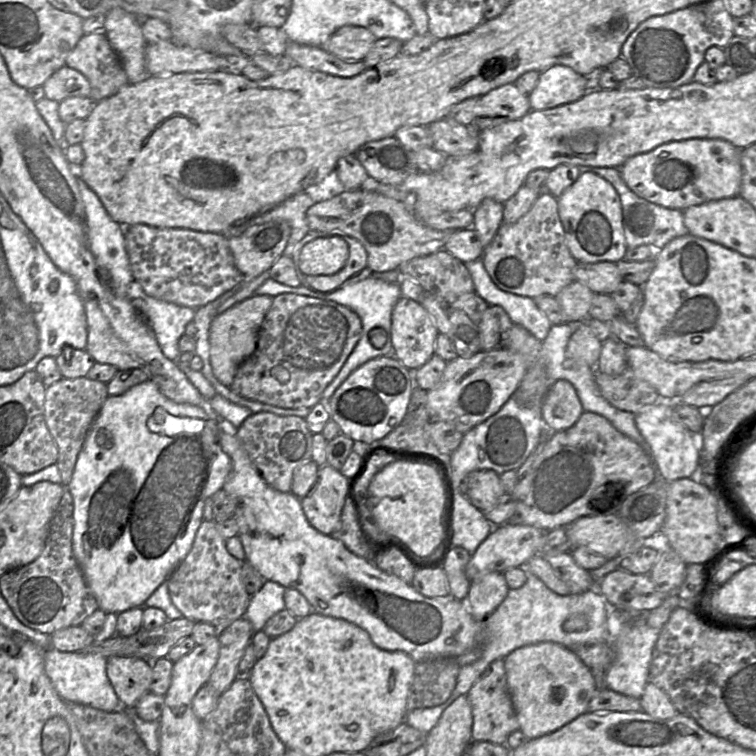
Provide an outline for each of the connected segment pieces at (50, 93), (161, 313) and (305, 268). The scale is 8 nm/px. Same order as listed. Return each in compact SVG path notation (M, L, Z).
M63 66L56 70L42 85L44 97L60 103L66 98L88 97L90 84L79 71Z
M145 296L145 319L153 329L162 353L169 360L178 361L178 342L188 323L192 322L195 309Z
M339 234L318 237L303 246L299 269L305 275L331 275L348 259L348 245Z

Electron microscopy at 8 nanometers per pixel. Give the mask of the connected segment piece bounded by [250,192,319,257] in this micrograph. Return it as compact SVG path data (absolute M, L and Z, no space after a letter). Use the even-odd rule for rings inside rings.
M302 192L297 193L272 209L251 219L250 226L262 224L271 220L287 221L291 228L291 233L283 255L291 257L295 244L298 243L310 230L306 220L306 212L316 203L319 202L314 202L308 194Z

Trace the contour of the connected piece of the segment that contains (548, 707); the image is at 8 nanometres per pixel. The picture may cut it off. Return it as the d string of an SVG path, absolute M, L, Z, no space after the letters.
M554 642L517 648L503 660L519 730L528 739L550 734L586 713L589 701L597 691L593 672L570 648Z

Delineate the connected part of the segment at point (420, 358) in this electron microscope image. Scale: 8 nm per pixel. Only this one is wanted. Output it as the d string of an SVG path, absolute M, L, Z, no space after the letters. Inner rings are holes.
M401 297L391 317L392 347L402 365L419 369L435 354L439 331L421 303Z

